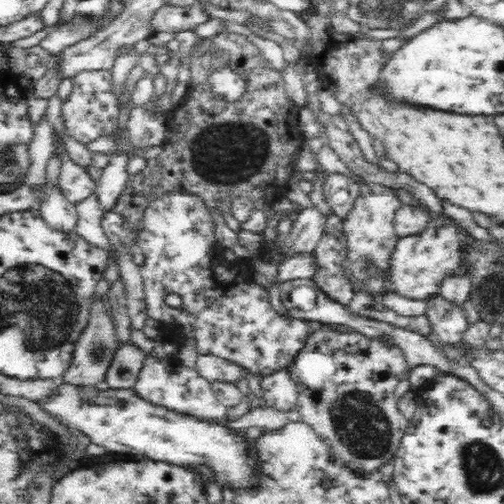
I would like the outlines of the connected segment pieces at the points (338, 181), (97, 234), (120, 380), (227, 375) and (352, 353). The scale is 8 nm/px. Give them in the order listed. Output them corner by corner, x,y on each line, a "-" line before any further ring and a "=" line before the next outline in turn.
334,172
325,176
323,194
331,211
342,219
346,216
348,208
352,206
358,194
358,188
360,188
360,183
358,183
358,178
354,178
354,174
348,176
348,174
=
96,189
75,205
79,216
75,231
88,243
109,250
110,243
100,227
100,218
102,218
104,209
=
128,342
117,348
111,365
105,375
110,388
133,388
146,352
143,348
=
198,352
195,369
200,376
210,382
217,379
236,382
240,377
244,377
244,373
239,368
239,365
211,352
210,354
=
324,326
308,334
304,348
300,348
292,356
285,369
298,388
296,409
301,414
302,422
311,425
318,436
332,448
342,464
353,471
370,473
376,472
384,462
390,462
394,458
400,448
402,436
411,424
398,410
394,397
396,380
390,380
398,372
408,372
401,348
396,345
388,346
379,339
364,337
356,331
340,332
332,326

